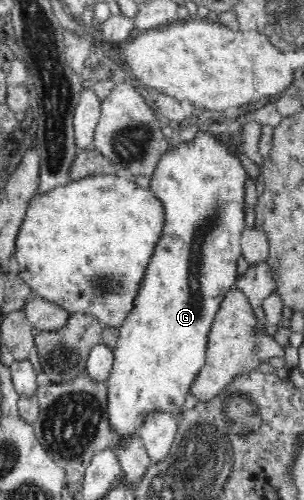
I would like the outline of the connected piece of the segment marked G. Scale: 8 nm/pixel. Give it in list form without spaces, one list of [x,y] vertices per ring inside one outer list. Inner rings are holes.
[[[199,130],[189,142],[165,145],[160,161],[158,161],[156,169],[151,175],[149,190],[158,197],[158,200],[162,203],[162,207],[164,207],[162,234],[160,234],[160,238],[158,238],[158,242],[154,246],[154,252],[150,258],[150,262],[148,262],[148,266],[146,266],[146,272],[140,282],[140,286],[138,286],[138,295],[134,298],[134,306],[132,306],[132,310],[130,310],[128,316],[124,318],[122,325],[118,327],[118,340],[113,349],[113,367],[111,368],[110,378],[106,381],[108,384],[108,413],[110,413],[110,423],[114,425],[118,438],[130,437],[130,434],[138,432],[138,429],[141,428],[146,418],[157,411],[164,411],[164,413],[170,413],[178,417],[179,409],[184,404],[186,396],[191,394],[191,385],[197,378],[202,365],[204,365],[206,342],[208,341],[208,334],[216,316],[218,306],[220,306],[220,302],[222,302],[225,294],[234,288],[234,282],[237,280],[238,273],[236,266],[238,264],[236,262],[238,262],[238,258],[242,254],[240,238],[242,238],[242,231],[247,226],[244,222],[244,188],[249,175],[246,173],[240,157],[232,149],[232,146],[240,146],[237,145],[235,140],[227,134],[221,135],[220,133]]]

